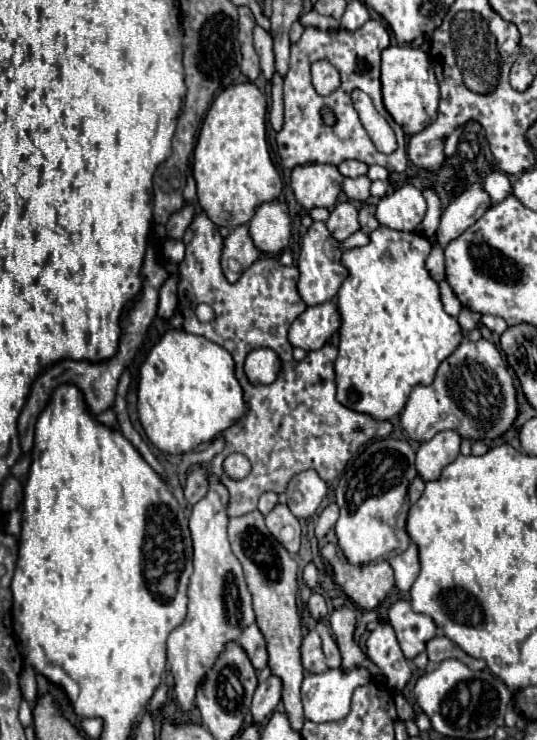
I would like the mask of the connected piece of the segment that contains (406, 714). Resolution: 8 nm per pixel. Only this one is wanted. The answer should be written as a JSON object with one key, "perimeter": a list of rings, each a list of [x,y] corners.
{"perimeter":[[[401,692],[397,693],[395,696],[394,703],[396,706],[398,718],[400,720],[414,721],[415,711]]]}

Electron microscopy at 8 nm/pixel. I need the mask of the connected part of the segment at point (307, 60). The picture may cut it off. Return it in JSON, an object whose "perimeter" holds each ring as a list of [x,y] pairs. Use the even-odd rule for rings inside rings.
{"perimeter":[[[368,20],[362,28],[350,32],[350,30],[318,30],[318,28],[306,28],[302,38],[292,46],[290,52],[290,68],[284,76],[284,124],[282,130],[276,134],[276,144],[278,144],[278,154],[282,158],[282,166],[286,168],[294,168],[298,164],[306,164],[306,162],[330,162],[330,164],[340,164],[342,160],[360,160],[368,166],[372,164],[380,164],[384,168],[388,168],[388,172],[404,172],[406,170],[406,162],[408,162],[408,154],[406,154],[406,136],[402,132],[402,128],[390,118],[390,114],[386,112],[384,104],[382,104],[382,90],[380,90],[380,54],[384,48],[388,48],[390,44],[390,34],[386,32],[386,28],[376,22],[376,20]],[[316,60],[328,60],[330,64],[336,66],[336,70],[340,72],[342,84],[338,90],[334,90],[328,96],[320,96],[310,82],[310,66]],[[352,90],[364,90],[376,110],[386,118],[386,122],[390,122],[396,140],[398,140],[398,148],[396,152],[392,152],[390,156],[382,154],[376,150],[376,146],[372,144],[370,136],[366,134],[358,112],[352,106],[350,100],[350,92]],[[328,108],[336,122],[330,126],[330,130],[320,130],[320,110]]]}

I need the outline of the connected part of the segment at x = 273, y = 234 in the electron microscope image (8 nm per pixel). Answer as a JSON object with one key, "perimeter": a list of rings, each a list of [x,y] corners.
{"perimeter":[[[266,202],[258,206],[250,220],[254,246],[264,254],[280,254],[290,242],[290,216],[284,202]]]}

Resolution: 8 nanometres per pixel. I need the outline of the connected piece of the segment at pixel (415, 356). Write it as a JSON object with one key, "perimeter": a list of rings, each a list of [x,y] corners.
{"perimeter":[[[378,226],[368,234],[370,242],[360,248],[344,250],[342,266],[348,268],[348,278],[336,296],[340,314],[340,344],[334,362],[336,372],[336,400],[356,412],[374,416],[376,420],[390,420],[400,414],[410,390],[416,384],[430,384],[436,368],[462,342],[462,328],[458,320],[442,310],[438,298],[438,284],[426,270],[426,258],[432,250],[426,236],[416,232],[398,232],[388,226]]]}

